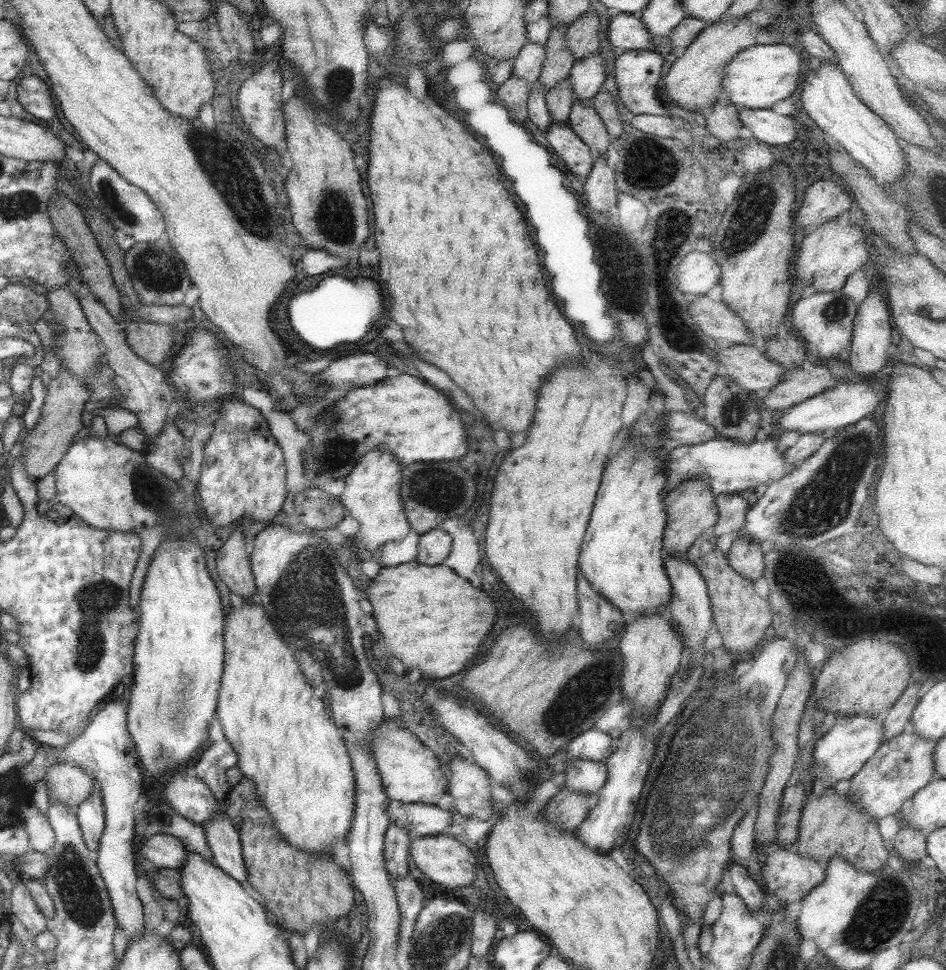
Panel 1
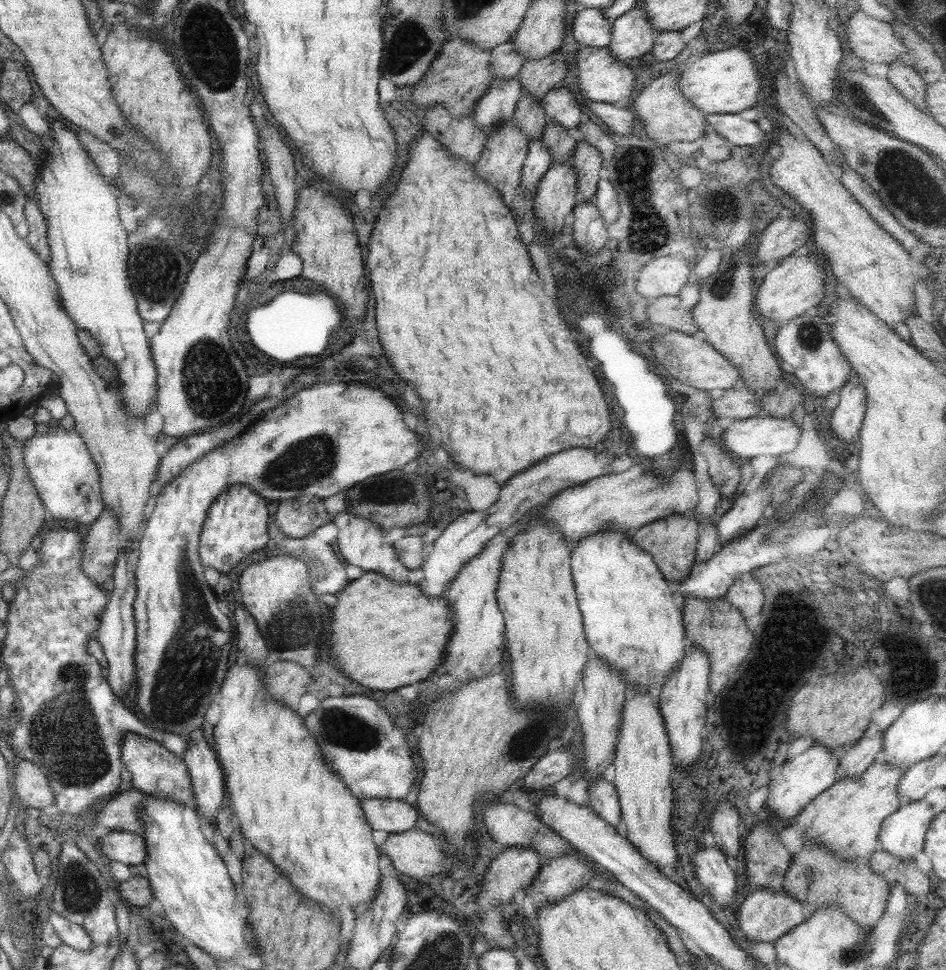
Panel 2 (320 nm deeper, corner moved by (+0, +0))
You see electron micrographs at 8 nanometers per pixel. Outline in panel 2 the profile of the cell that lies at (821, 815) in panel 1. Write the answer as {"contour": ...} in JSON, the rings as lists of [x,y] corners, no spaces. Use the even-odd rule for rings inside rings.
{"contour":[[[814,841],[802,842],[802,849],[790,859],[784,872],[782,892],[801,903],[804,920],[820,908],[836,906],[851,922],[869,933],[881,918],[888,897],[888,884],[868,864],[855,864],[837,858]]]}

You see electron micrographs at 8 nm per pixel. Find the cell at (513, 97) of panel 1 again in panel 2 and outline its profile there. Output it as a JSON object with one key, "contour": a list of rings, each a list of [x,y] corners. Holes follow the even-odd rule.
{"contour":[[[512,120],[502,122],[487,134],[473,172],[497,192],[501,198],[504,186],[517,188],[527,152],[528,141]]]}

